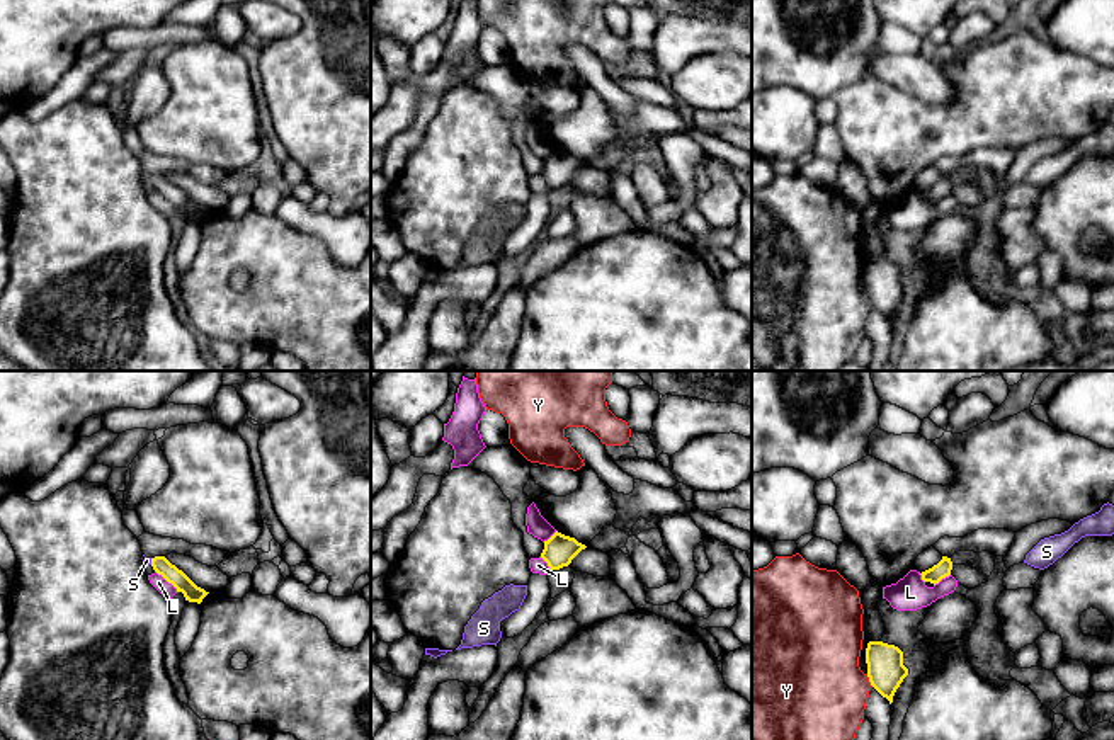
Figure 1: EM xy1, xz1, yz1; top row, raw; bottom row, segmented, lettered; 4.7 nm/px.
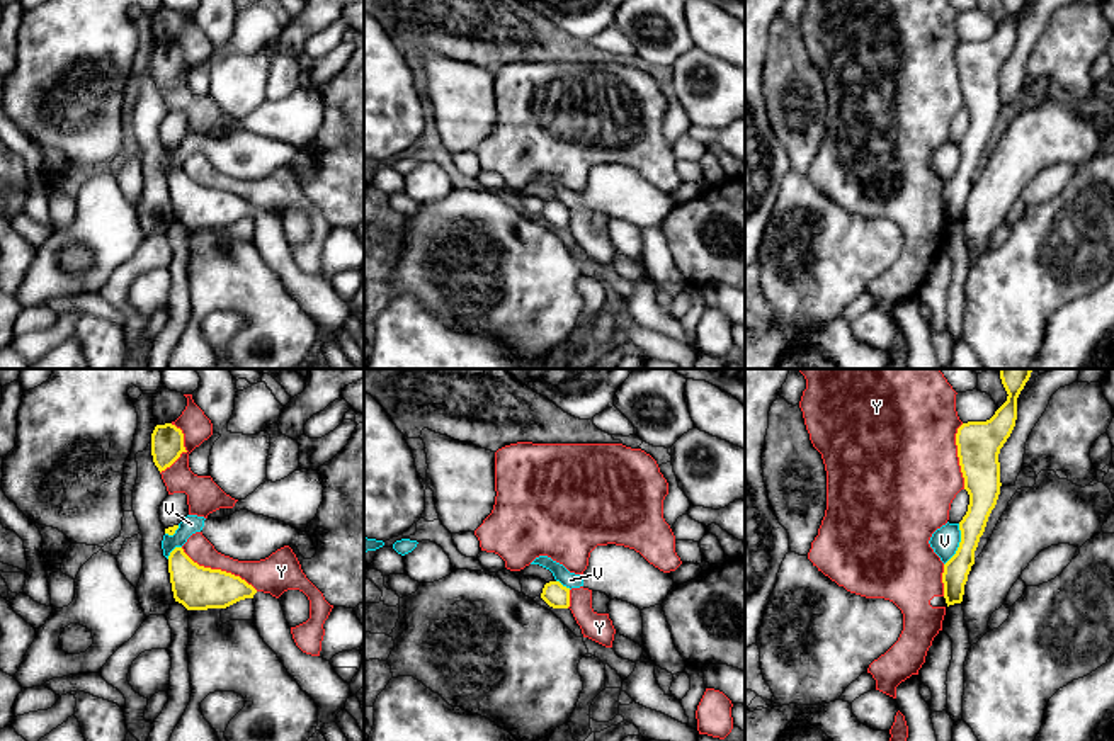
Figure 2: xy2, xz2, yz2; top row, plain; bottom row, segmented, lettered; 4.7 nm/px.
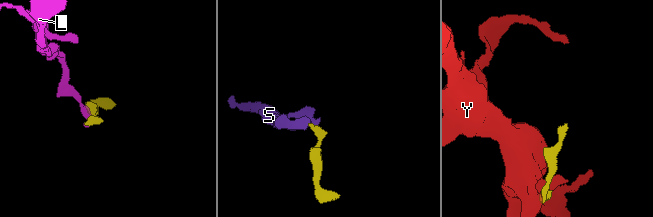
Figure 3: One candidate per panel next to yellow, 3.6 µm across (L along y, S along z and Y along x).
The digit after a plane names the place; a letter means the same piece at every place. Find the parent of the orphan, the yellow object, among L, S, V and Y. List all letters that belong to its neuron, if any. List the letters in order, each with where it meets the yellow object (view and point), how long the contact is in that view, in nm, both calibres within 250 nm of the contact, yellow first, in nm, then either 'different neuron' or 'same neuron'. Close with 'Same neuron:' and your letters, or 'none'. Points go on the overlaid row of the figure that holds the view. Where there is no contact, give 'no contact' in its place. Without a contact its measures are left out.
L: meets yellow in xy1 at (167, 580); contact 150 nm long; 80 nm thick on the yellow side, 70 nm on the other; different neuron
S: meets yellow in xy1 at (152, 562); contact 30 nm long; 80 nm thick on the yellow side, 40 nm on the other; same neuron
V: meets yellow in yz2 at (960, 544); contact 220 nm long; 130 nm thick on the yellow side, 140 nm on the other; different neuron
Y: meets yellow in xy2 at (220, 570); contact 420 nm long; 200 nm thick on the yellow side, 180 nm on the other; different neuron
Same neuron: S

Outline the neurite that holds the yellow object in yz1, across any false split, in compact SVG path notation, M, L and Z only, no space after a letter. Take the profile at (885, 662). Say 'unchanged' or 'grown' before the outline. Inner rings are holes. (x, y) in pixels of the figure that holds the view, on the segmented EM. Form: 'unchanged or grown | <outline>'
unchanged | M869 641L866 648L867 677L871 686L893 703L893 696L908 669L903 665L903 652L883 641Z

